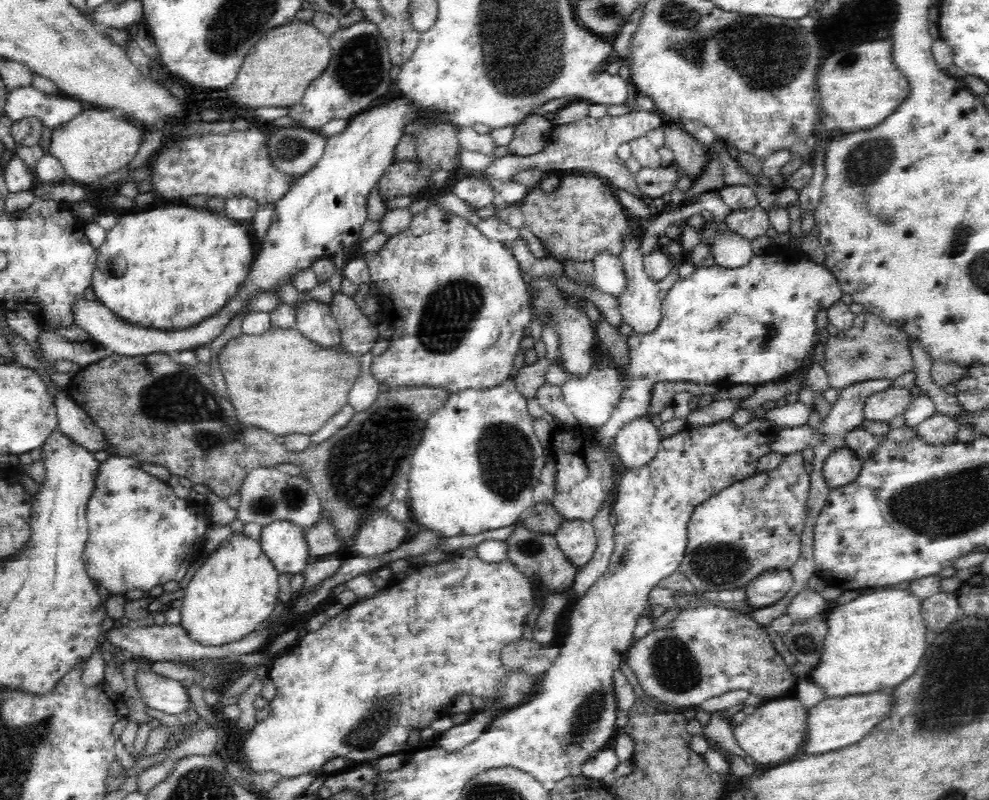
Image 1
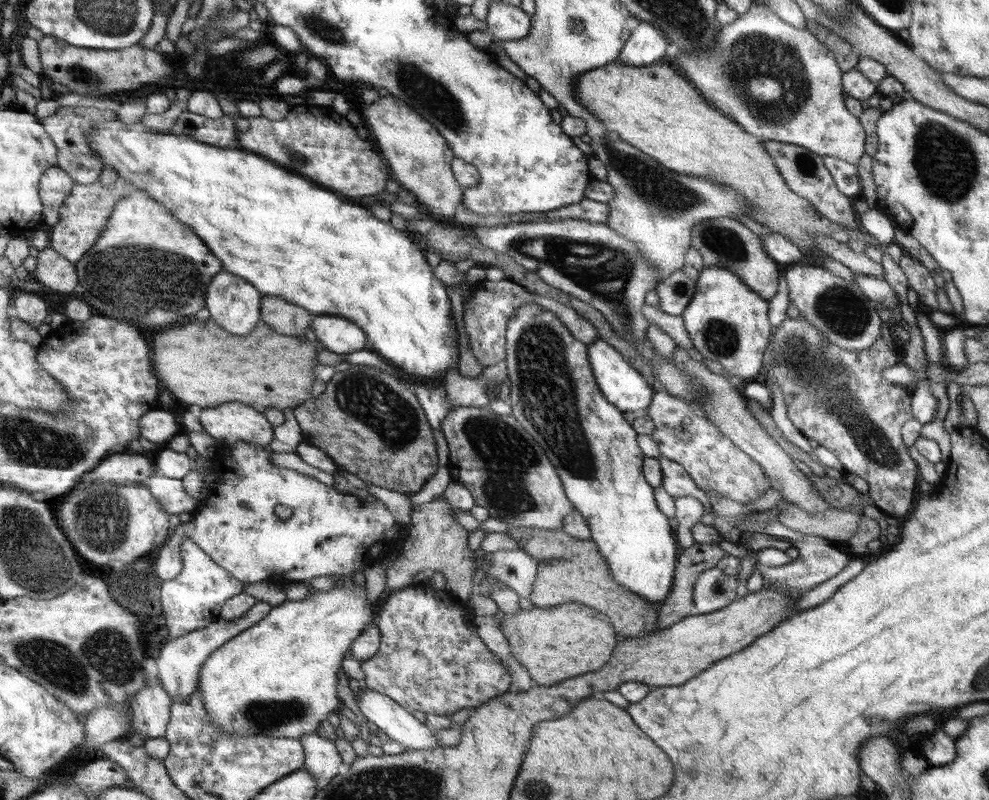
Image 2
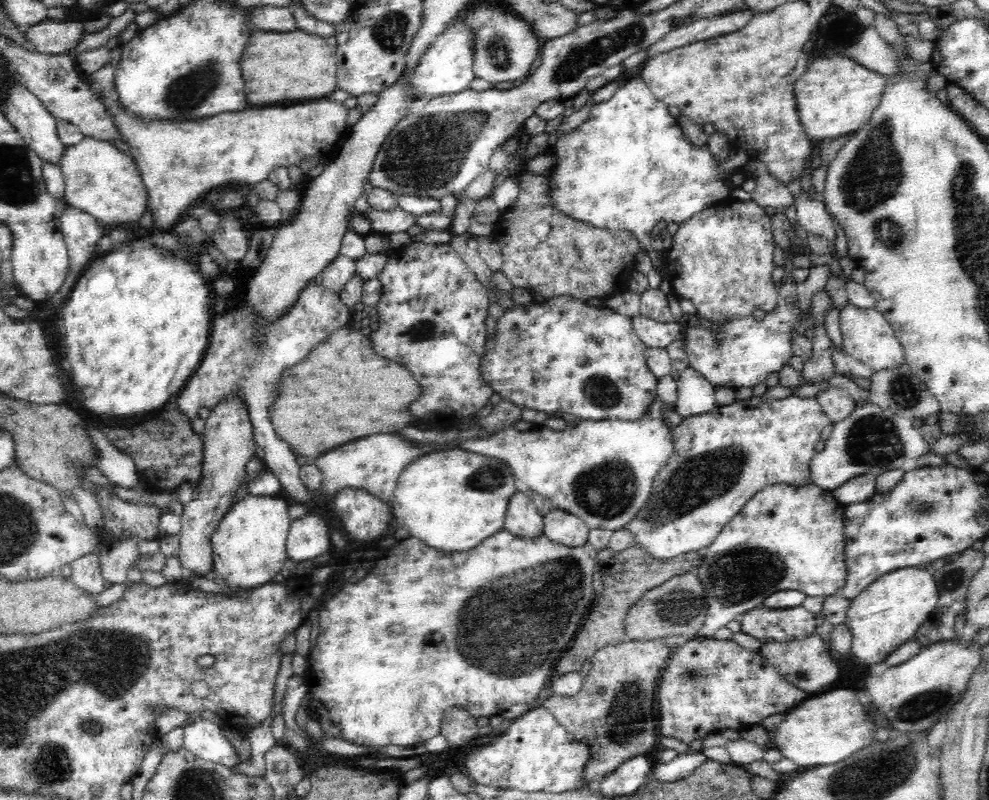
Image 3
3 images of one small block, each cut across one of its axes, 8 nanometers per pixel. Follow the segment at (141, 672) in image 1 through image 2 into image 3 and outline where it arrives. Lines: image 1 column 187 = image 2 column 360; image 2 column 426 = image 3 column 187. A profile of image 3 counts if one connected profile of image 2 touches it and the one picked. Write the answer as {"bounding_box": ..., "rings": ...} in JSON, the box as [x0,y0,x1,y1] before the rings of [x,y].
{"bounding_box":[184,718,239,769],"rings":[[[196,718],[184,726],[184,747],[203,760],[235,769],[239,757],[225,736],[222,724]]]}

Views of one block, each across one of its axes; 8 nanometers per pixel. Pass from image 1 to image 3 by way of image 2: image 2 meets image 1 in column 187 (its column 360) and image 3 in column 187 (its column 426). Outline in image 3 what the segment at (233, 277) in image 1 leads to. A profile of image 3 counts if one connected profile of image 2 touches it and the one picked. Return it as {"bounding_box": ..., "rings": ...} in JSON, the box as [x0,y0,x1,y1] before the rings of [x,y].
{"bounding_box":[60,248,213,420],"rings":[[[142,248],[138,252],[110,252],[102,258],[93,259],[66,297],[65,303],[61,306],[61,313],[60,352],[64,355],[65,364],[71,374],[71,385],[75,392],[72,406],[81,412],[90,411],[91,414],[99,415],[99,418],[120,420],[136,418],[136,414],[148,414],[148,410],[160,410],[160,406],[168,403],[170,398],[177,398],[180,395],[185,383],[202,362],[204,351],[209,345],[213,322],[210,312],[210,288],[206,286],[200,272],[188,263],[188,259],[160,252],[156,248]]]}

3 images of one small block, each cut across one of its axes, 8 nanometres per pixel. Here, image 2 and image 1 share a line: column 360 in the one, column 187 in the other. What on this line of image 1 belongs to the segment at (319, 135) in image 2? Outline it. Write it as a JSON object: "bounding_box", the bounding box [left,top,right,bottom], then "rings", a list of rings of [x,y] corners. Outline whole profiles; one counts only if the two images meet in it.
{"bounding_box":[156,128,295,206],"rings":[[[258,128],[246,132],[232,130],[230,134],[200,134],[168,144],[156,157],[156,194],[164,198],[204,196],[252,198],[259,206],[275,204],[295,181],[294,177],[278,171],[268,154],[268,136]]]}

